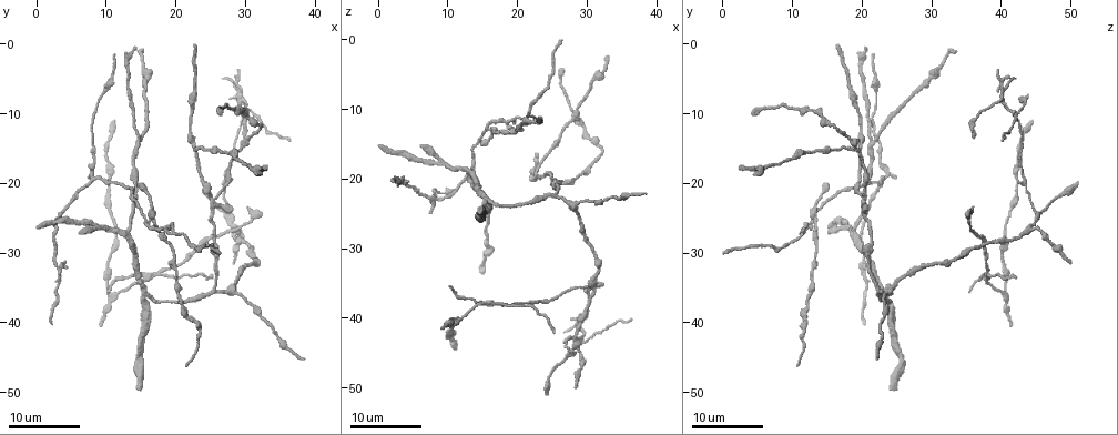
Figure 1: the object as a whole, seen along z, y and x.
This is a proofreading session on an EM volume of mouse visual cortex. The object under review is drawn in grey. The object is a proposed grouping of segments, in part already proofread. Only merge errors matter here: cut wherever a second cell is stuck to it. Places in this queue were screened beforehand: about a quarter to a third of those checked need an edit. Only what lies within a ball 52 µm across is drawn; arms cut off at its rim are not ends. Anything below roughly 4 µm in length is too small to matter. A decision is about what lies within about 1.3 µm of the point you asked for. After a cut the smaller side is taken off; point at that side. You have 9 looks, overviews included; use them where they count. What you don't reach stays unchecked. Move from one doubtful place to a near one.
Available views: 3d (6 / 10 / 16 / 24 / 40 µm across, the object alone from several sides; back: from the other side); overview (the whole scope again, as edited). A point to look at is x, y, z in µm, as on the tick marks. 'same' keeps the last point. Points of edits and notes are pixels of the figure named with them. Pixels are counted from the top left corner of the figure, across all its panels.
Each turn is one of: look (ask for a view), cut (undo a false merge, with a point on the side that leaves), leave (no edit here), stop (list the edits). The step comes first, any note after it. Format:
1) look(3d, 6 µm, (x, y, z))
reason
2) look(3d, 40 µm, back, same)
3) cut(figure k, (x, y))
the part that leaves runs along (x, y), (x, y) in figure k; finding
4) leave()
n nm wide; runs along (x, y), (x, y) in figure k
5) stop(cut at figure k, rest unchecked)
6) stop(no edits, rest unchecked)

look(3d, 24 µm, (8.0, 19.5, 22.5))

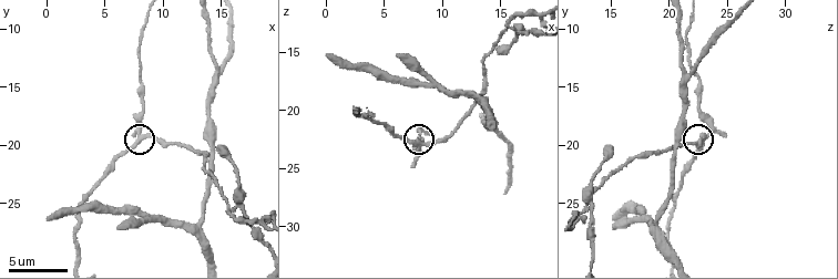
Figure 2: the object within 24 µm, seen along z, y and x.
look(3d, 10 µm, (8.0, 19.6, 23.0))
closer look

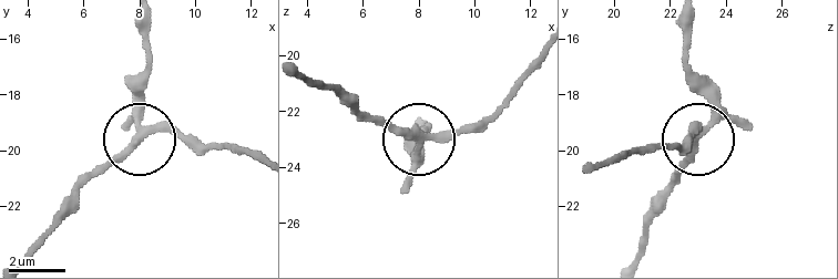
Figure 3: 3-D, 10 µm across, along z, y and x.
leave()
270 nm wide; one cell here

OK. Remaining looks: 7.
look(3d, 10 µm, (12.6, 27.0, 18.6))
three-way junction

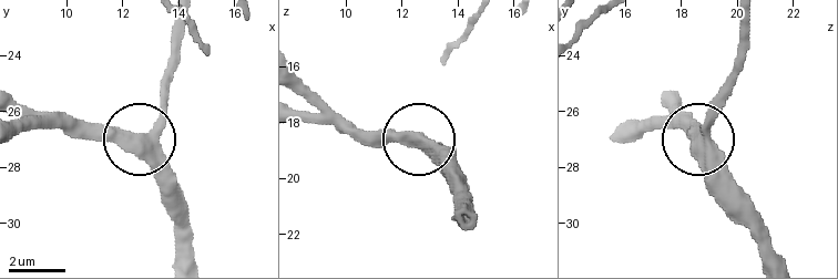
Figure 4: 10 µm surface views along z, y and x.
look(3d, 10 µm, back, (12.7, 27.0, 18.7))

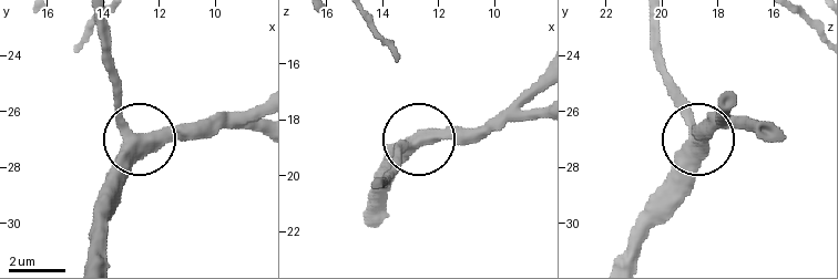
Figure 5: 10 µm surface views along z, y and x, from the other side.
leave()
3 arms; all the same cell

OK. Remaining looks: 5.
look(3d, 16 µm, (14.2, 20.6, 20.2))
a fork

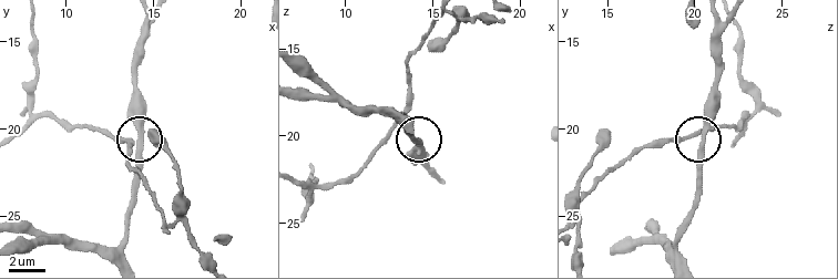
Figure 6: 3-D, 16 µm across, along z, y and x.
leave()
3 arms; all the same cell

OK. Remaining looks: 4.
look(3d, 24 µm, (25.5, 22.0, 20.0))
four-way junction

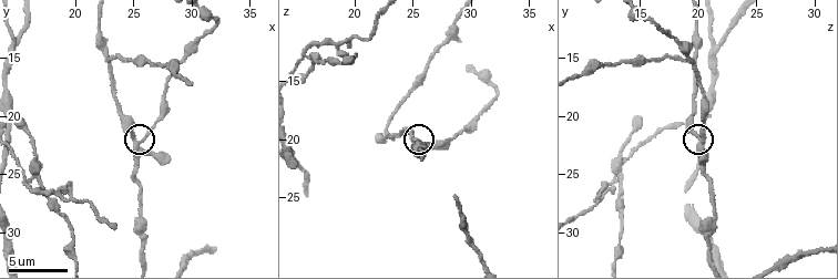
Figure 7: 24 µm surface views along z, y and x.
look(3d, 10 µm, (25.4, 22.4, 20.2))

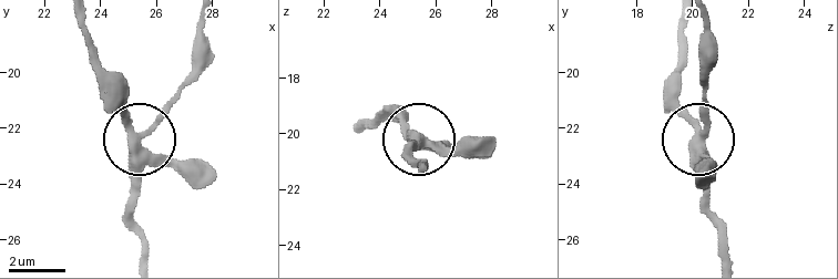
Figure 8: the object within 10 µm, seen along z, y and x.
leave()
runs along (149, 257), (134, 214), (134, 150), (188, 81) in figure 8; all the same cell

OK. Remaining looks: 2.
stop(no edits, rest unchecked)

